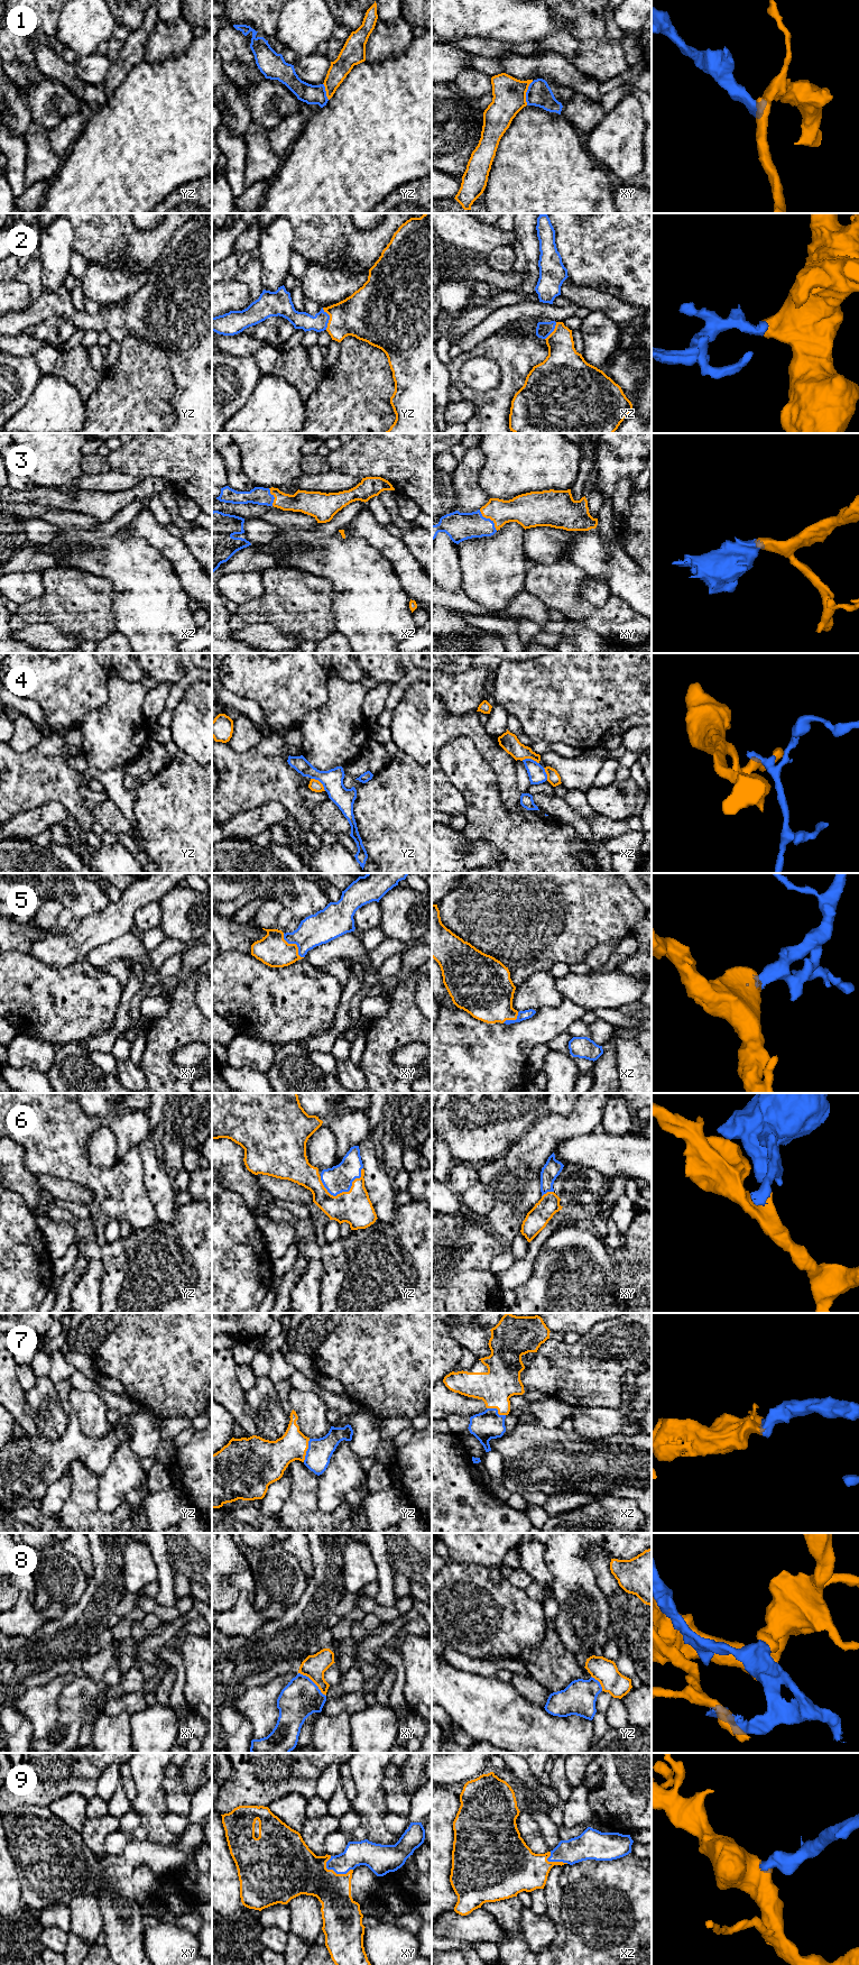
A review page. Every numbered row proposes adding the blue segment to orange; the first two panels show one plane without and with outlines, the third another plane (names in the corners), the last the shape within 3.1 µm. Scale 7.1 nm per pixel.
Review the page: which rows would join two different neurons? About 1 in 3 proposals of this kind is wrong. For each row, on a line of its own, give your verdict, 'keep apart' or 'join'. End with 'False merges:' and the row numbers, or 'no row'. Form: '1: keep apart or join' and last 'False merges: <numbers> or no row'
1: keep apart
2: join
3: join
4: keep apart
5: join
6: join
7: join
8: keep apart
9: join
False merges: 1, 4, 8

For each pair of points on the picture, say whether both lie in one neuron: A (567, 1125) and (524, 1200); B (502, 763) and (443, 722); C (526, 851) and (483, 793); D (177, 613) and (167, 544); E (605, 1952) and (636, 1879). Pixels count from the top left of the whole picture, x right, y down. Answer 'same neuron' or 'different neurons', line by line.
A: same neuron
B: same neuron
C: same neuron
D: different neurons
E: same neuron

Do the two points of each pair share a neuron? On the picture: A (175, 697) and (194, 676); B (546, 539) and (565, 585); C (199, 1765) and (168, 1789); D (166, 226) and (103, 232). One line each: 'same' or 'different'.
A: same
B: different
C: same
D: same

